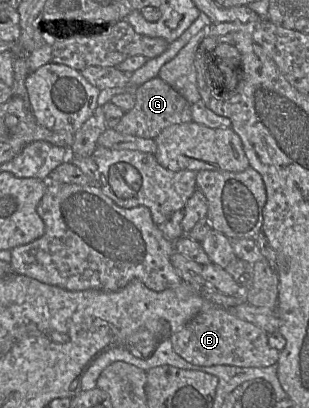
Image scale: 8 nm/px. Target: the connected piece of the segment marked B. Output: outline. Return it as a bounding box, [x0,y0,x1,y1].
[170,306,280,368]

